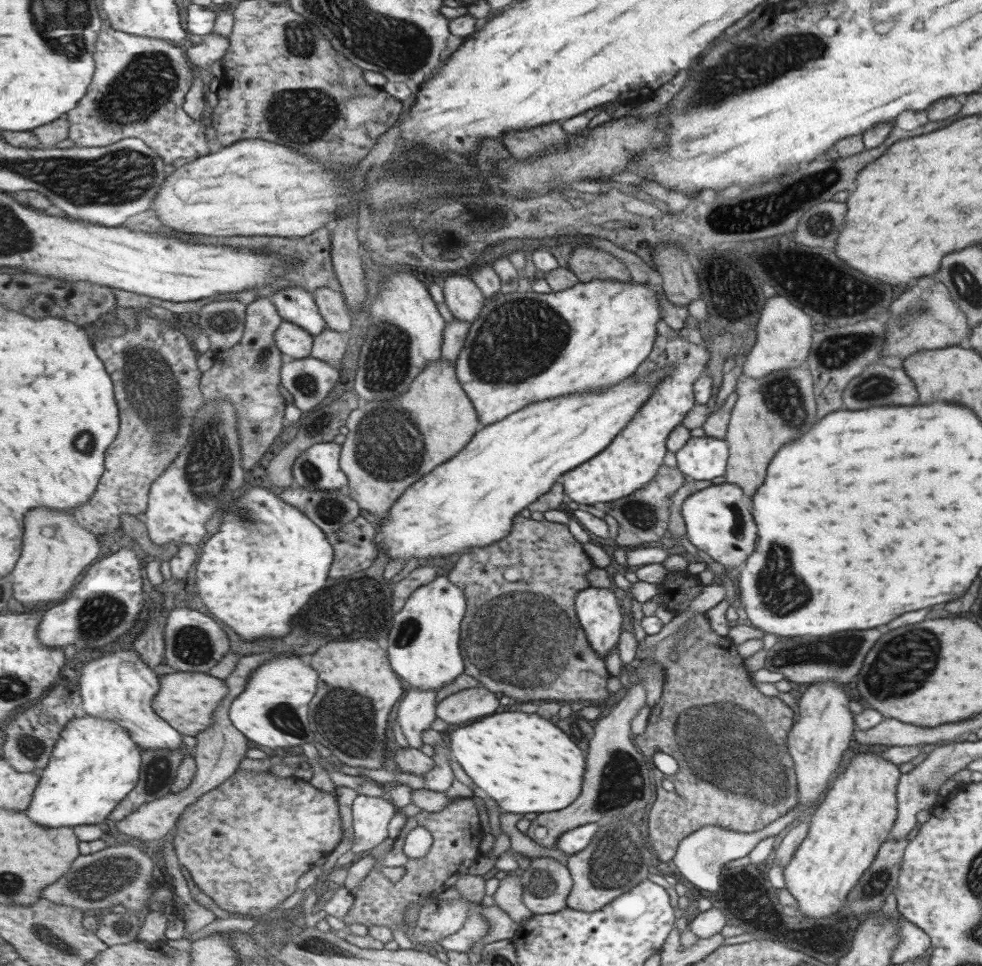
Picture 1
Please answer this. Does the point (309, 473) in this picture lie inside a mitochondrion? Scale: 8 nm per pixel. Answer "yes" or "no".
yes

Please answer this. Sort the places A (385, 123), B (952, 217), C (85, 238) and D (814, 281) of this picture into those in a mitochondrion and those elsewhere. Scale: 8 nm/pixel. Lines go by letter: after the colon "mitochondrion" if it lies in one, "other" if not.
A: other
B: other
C: other
D: other

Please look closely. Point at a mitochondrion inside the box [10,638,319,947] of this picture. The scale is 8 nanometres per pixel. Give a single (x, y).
(120, 870)

